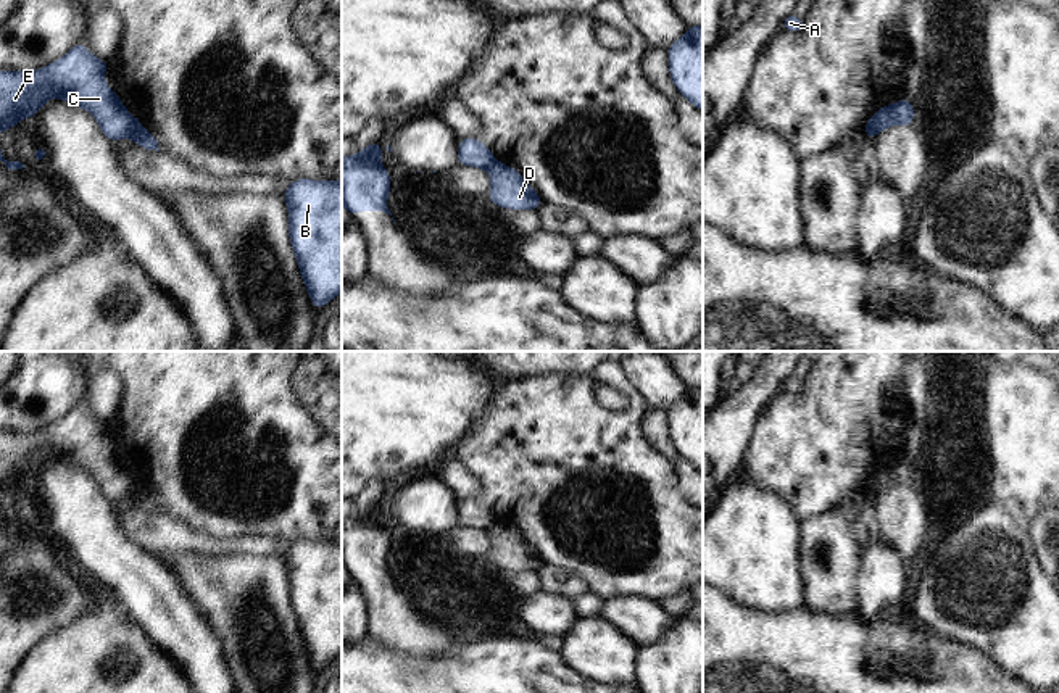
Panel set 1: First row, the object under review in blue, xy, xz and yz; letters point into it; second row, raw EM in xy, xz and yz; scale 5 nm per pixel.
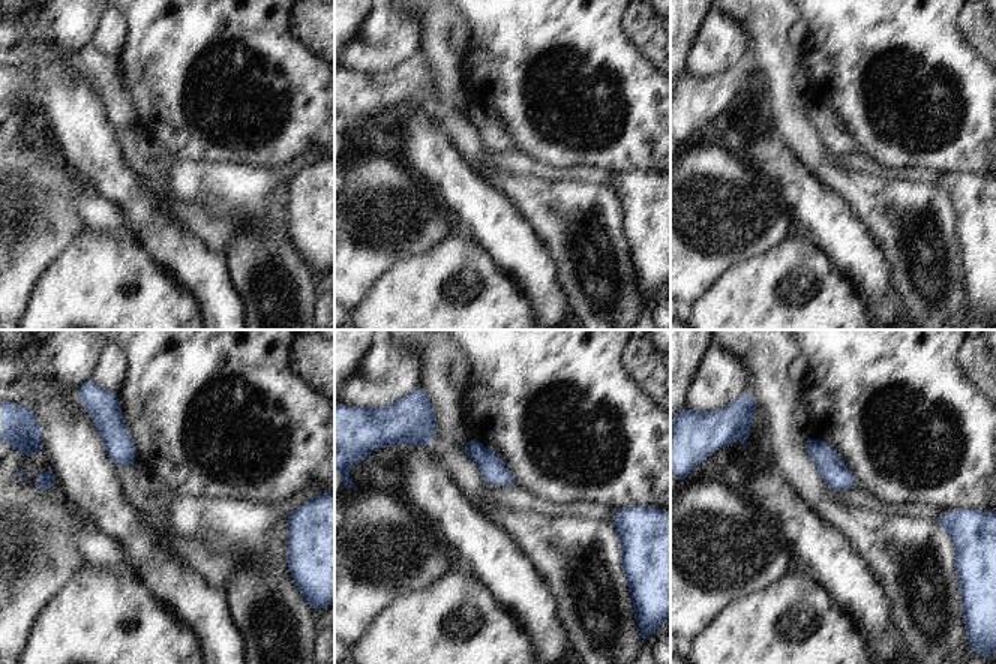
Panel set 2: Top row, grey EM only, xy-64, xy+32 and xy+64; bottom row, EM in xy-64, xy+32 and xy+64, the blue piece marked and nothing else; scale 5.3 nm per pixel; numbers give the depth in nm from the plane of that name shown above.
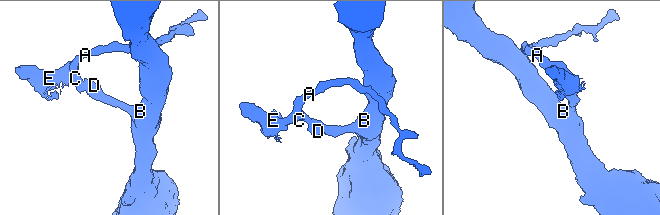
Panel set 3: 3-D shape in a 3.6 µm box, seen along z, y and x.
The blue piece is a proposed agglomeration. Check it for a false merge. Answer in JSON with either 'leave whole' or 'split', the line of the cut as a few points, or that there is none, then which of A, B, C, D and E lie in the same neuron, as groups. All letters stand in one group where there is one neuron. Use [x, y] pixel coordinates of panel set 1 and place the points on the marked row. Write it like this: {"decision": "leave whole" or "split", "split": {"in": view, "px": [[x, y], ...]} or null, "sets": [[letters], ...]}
{"decision": "split", "split": {"in": "xy", "px": [[129, 115], [131, 136]]}, "sets": [["A", "C", "E"], ["B", "D"]]}

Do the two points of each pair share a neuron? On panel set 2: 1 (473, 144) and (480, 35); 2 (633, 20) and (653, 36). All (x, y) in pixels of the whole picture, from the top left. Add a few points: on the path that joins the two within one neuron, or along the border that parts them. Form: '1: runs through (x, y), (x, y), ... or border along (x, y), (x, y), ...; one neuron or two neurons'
1: border along (465, 66), (468, 69), (468, 98), (471, 101); two neurons
2: runs through (638, 21), (648, 32); one neuron

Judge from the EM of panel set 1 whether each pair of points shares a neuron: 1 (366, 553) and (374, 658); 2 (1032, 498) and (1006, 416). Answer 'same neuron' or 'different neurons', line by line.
1: different neurons
2: same neuron

